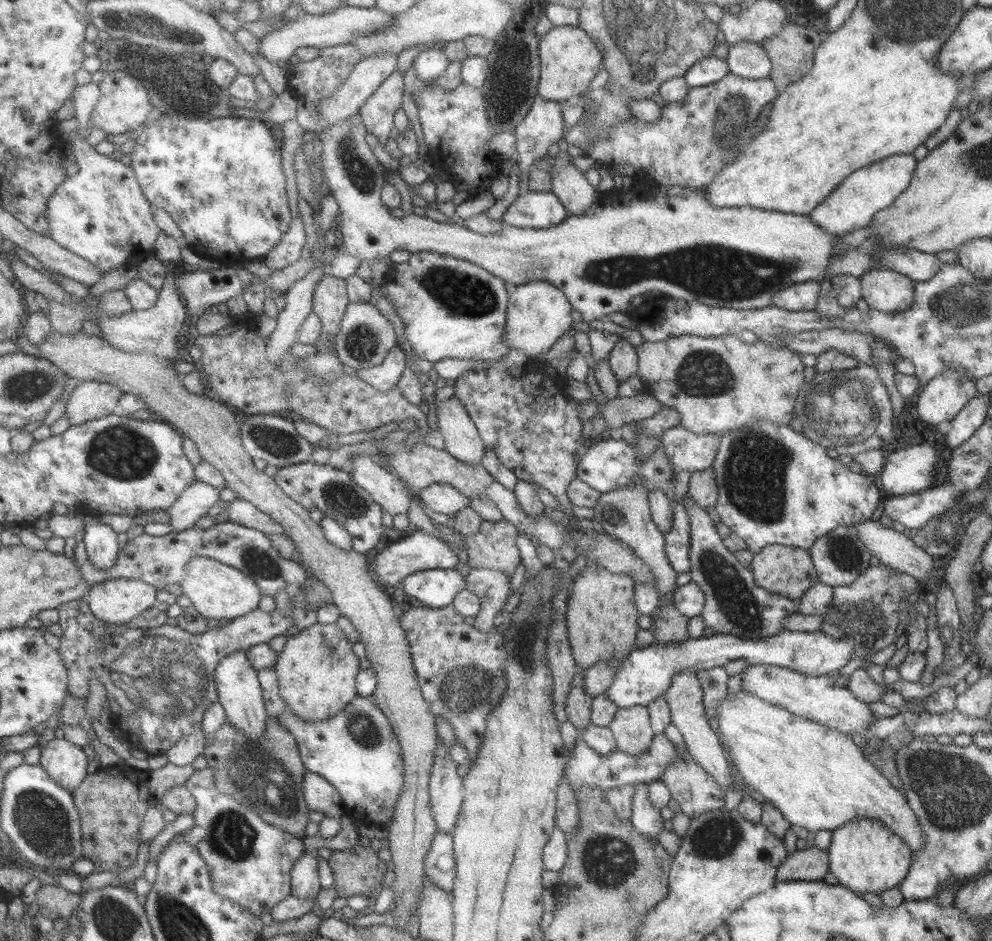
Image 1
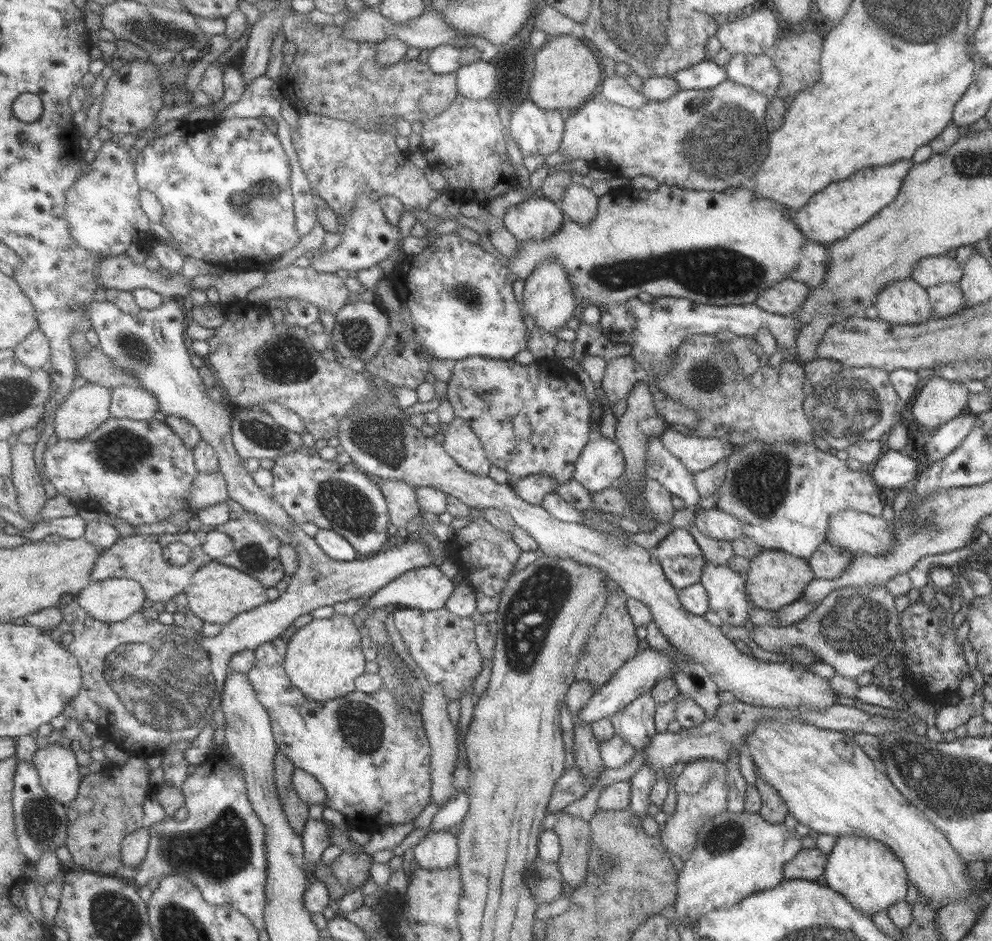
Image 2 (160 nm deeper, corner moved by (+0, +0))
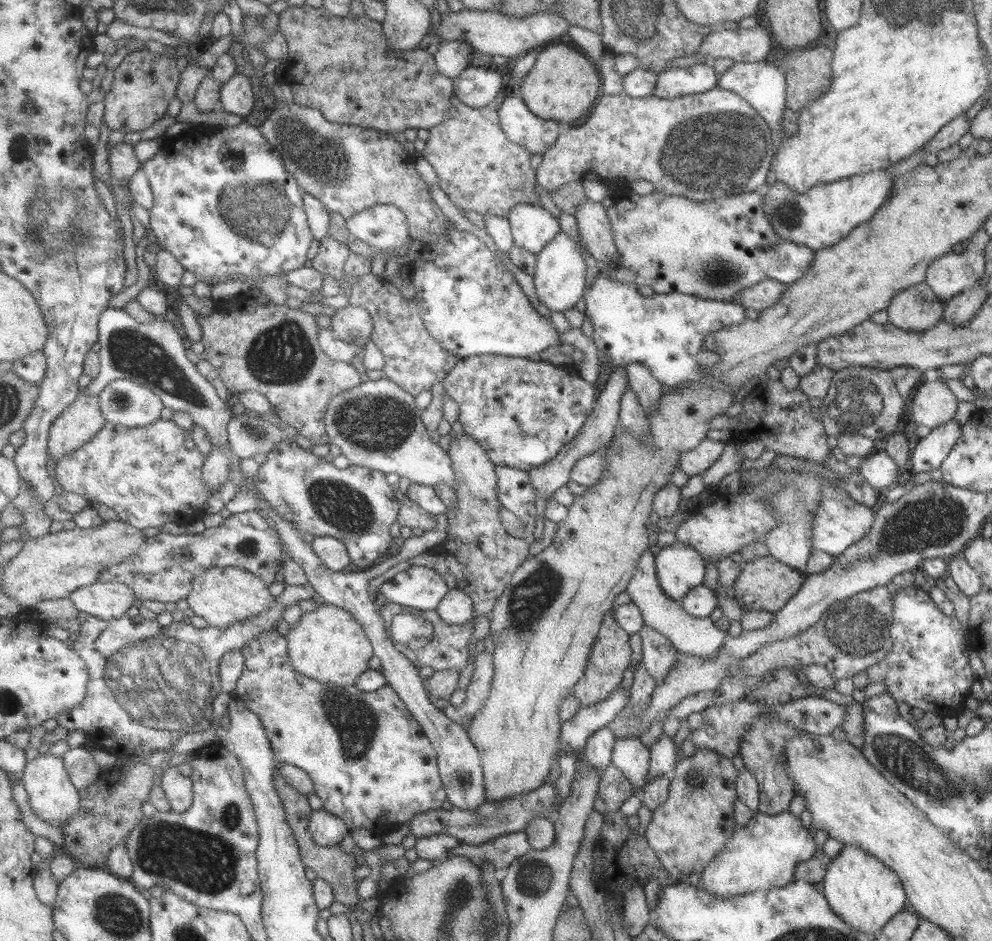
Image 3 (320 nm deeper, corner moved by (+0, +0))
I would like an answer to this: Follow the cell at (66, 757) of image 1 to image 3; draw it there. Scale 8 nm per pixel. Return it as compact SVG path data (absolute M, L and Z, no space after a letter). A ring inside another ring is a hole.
M50 752L39 755L27 763L26 769L20 776L20 783L29 793L30 803L35 814L48 824L60 827L64 834L68 822L80 811L82 796L67 772L63 757L57 758Z

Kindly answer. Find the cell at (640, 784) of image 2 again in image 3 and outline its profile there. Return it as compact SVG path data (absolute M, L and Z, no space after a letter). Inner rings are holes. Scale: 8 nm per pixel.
M665 733L658 736L659 740L650 746L647 782L659 775L670 775L677 760L677 748L673 740Z

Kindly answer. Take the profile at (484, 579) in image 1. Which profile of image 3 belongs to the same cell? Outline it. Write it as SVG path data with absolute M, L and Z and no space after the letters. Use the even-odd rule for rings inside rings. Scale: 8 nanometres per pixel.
M485 650L479 653L475 652L473 663L470 684L464 690L465 699L460 707L449 704L441 710L449 720L456 722L463 729L468 728L472 717L483 706L487 695L489 695L494 674L492 656Z

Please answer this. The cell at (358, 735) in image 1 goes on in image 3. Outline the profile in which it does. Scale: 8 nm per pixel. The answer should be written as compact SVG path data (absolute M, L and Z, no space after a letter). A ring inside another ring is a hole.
M275 628L263 632L242 649L246 668L237 689L231 694L261 717L278 762L294 764L306 770L315 783L323 808L342 818L350 831L358 828L407 822L420 812L439 809L446 792L443 788L432 748L423 726L408 711L397 693L385 685L374 692L364 692L356 685L321 684L293 668L288 636Z

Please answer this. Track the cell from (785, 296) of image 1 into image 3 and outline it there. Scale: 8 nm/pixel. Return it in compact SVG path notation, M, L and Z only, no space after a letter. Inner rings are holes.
M765 279L753 284L753 287L736 292L731 301L744 308L749 307L756 312L761 312L764 308L776 303L783 290L785 290L785 285Z

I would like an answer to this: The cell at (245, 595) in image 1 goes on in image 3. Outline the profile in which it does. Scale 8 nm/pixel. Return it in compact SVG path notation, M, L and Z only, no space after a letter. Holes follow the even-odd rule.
M215 567L206 569L194 579L192 593L187 602L194 614L202 617L209 627L227 628L251 619L259 619L277 604L276 596L271 594L267 586L268 584L259 575L244 568Z

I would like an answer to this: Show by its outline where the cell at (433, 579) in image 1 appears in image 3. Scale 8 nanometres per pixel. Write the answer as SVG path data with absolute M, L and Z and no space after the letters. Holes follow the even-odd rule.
M411 565L382 582L377 593L382 600L414 608L427 615L437 608L447 591L439 573L426 566Z

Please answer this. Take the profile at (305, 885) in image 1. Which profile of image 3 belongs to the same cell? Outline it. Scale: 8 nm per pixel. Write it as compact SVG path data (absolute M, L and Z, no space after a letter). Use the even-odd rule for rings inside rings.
M325 808L314 811L310 820L310 831L313 838L324 847L333 847L343 842L343 838L350 834L347 823Z

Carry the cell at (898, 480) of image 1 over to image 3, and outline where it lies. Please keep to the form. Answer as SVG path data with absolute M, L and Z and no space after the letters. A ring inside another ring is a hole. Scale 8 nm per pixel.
M885 451L865 456L855 470L876 490L883 486L890 488L895 478L899 478L896 462L893 462Z

